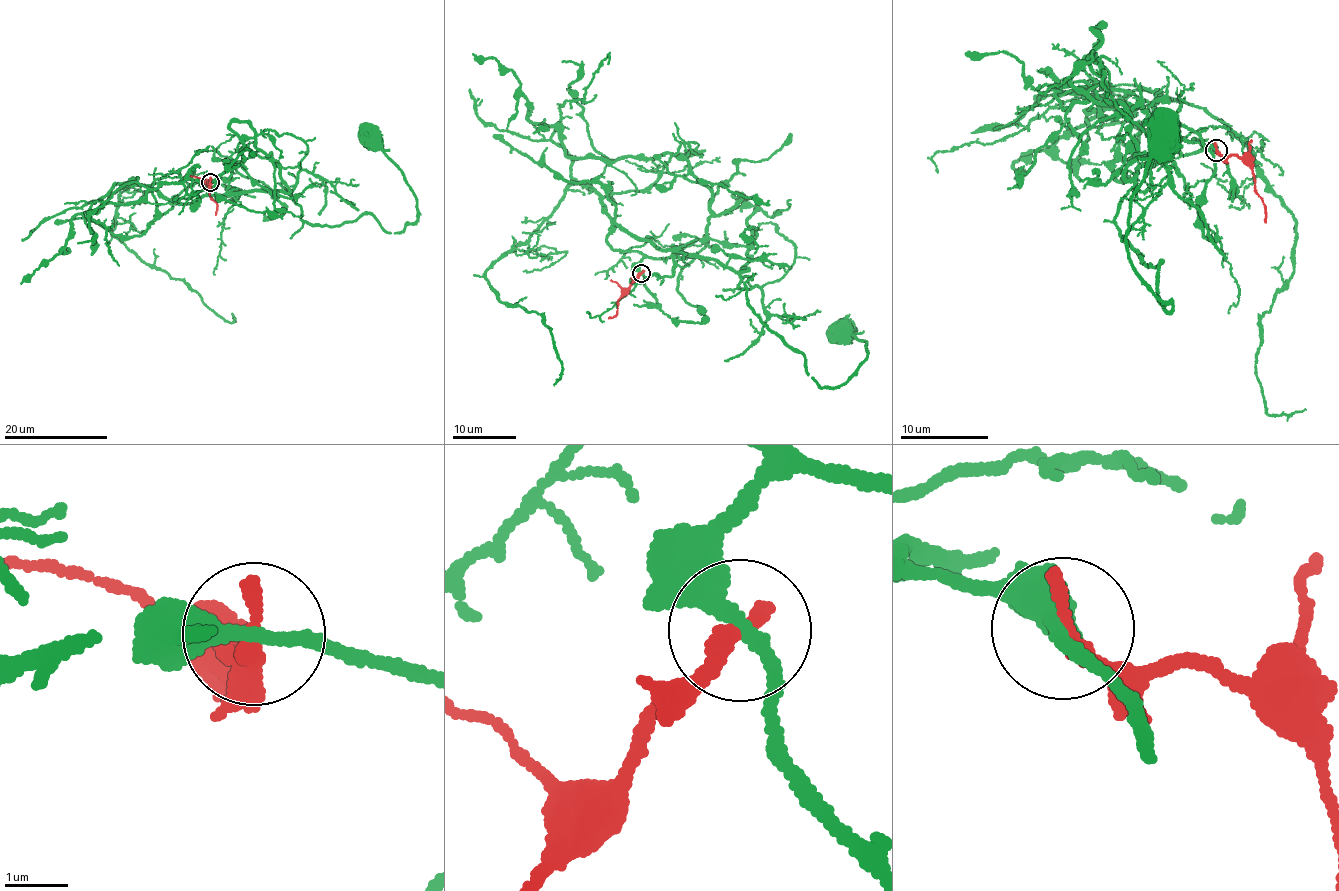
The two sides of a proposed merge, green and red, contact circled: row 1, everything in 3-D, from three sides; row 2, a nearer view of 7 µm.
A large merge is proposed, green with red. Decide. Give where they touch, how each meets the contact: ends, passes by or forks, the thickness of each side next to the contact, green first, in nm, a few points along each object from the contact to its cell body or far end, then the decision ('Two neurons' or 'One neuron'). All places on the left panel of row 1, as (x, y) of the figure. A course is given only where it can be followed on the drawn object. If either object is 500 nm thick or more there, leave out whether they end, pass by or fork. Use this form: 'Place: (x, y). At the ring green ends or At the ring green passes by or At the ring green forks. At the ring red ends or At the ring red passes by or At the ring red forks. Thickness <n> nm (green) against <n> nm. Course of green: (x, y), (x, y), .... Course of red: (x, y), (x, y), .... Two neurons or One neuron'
Place: (210, 182). At the ring green passes by. At the ring red ends. Thickness 280 nm (green) against 340 nm. Course of green: (210, 182), (286, 192), (314, 224), (369, 213), (400, 232), (416, 220), (415, 195), (370, 138). Course of red: (210, 182), (210, 198), (217, 204), (216, 215). Two neurons

